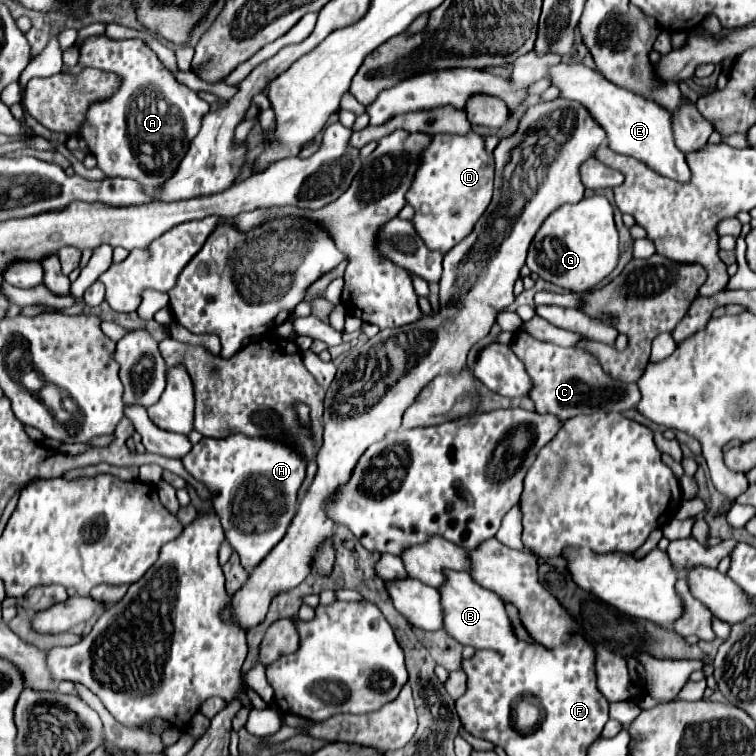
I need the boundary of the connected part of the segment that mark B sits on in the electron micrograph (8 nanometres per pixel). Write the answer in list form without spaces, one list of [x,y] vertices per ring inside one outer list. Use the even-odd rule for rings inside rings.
[[[445,571],[445,575],[447,581],[439,589],[441,603],[445,607],[445,631],[451,633],[451,637],[455,637],[461,645],[505,653],[505,647],[513,645],[517,639],[505,611],[505,603],[493,591],[475,583],[469,573]]]

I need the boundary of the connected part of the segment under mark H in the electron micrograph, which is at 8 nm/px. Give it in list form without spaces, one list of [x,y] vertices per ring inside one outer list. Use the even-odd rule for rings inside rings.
[[[229,435],[225,439],[203,437],[185,455],[183,465],[197,481],[217,491],[213,507],[221,519],[225,537],[239,553],[241,565],[251,573],[285,537],[297,511],[297,489],[305,479],[305,459],[283,443]]]

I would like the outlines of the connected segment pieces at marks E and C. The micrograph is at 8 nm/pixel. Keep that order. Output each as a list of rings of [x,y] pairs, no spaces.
[[[559,63],[551,67],[549,77],[553,85],[561,89],[561,97],[583,103],[593,115],[593,119],[601,123],[607,133],[607,143],[611,151],[619,155],[629,155],[677,183],[689,181],[691,169],[687,165],[687,157],[683,151],[679,151],[673,139],[673,117],[661,105],[609,83],[599,71],[593,71],[581,63]]]
[[[517,331],[509,347],[525,363],[533,379],[533,391],[529,397],[535,403],[535,411],[541,415],[549,413],[565,421],[573,415],[589,415],[599,409],[621,413],[633,409],[641,401],[637,383],[617,383],[605,375],[599,359],[581,347],[559,347],[555,343],[539,341],[525,331]]]

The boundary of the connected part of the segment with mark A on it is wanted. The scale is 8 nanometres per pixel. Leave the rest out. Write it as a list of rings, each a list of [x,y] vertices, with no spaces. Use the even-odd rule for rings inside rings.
[[[105,35],[89,37],[85,45],[81,45],[79,63],[83,67],[115,71],[123,77],[121,89],[111,99],[89,107],[79,135],[89,143],[97,167],[105,171],[107,177],[133,179],[153,197],[157,189],[173,177],[173,171],[177,171],[191,139],[199,133],[201,117],[209,111],[209,103],[199,99],[189,87],[177,83],[141,39],[113,41]]]

